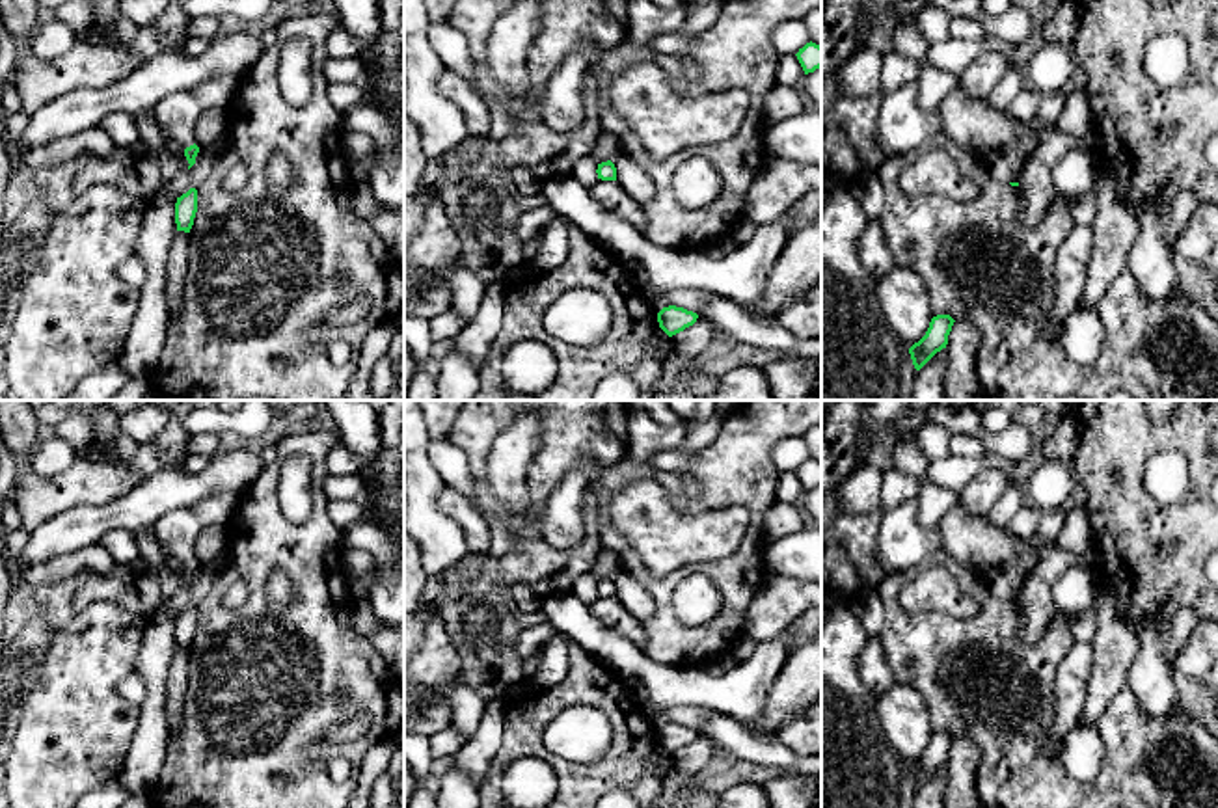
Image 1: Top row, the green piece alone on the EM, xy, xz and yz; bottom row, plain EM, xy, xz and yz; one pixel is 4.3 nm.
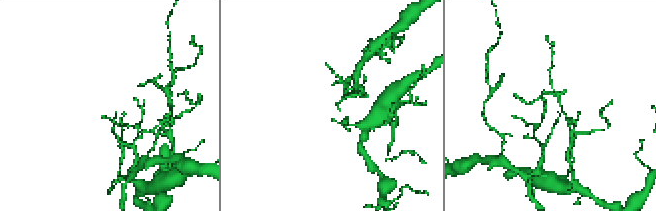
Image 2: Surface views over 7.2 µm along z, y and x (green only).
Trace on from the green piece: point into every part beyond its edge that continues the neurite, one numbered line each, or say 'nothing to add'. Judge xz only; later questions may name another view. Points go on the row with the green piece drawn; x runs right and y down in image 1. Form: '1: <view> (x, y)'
nothing to add

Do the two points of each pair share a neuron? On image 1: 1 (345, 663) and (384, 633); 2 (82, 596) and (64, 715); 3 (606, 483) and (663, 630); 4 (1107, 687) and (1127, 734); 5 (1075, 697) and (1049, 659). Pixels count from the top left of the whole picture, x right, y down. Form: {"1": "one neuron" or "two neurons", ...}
{"1": "two neurons", "2": "two neurons", "3": "one neuron", "4": "two neurons", "5": "two neurons"}

